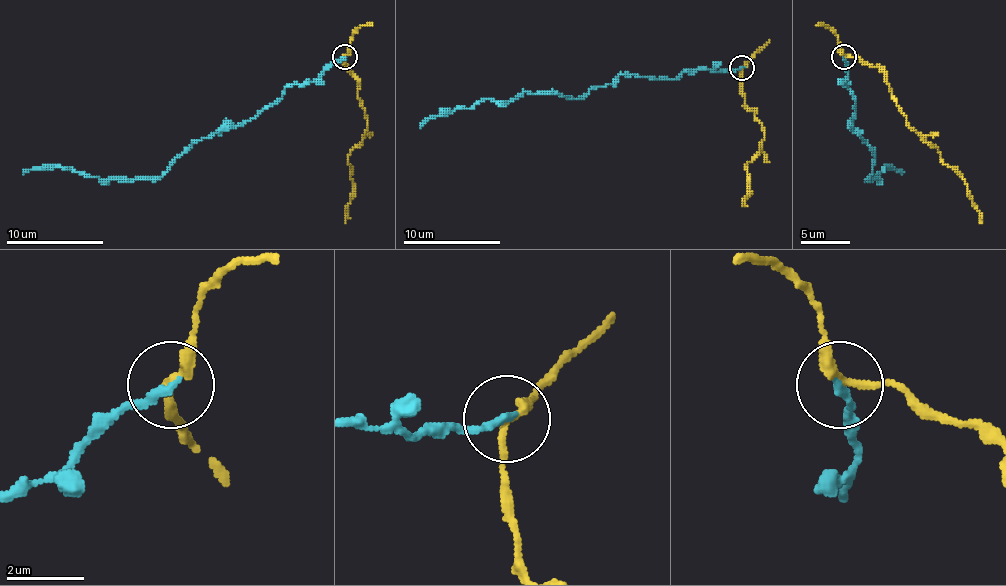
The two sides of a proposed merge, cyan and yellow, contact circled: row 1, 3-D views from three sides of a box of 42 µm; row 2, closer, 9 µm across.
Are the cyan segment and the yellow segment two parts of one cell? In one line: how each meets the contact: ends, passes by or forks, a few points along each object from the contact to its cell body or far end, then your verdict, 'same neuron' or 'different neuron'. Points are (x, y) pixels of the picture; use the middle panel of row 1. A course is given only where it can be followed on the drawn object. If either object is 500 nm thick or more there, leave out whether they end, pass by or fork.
cyan ends | yellow passes by | cyan via (742, 67), (689, 69), (676, 79), (623, 74), (576, 98), (523, 91), (481, 98), (420, 128) | yellow via (742, 67), (745, 103), (754, 111), (764, 130), (762, 147), (745, 164), (750, 191), (742, 206) | different neuron

